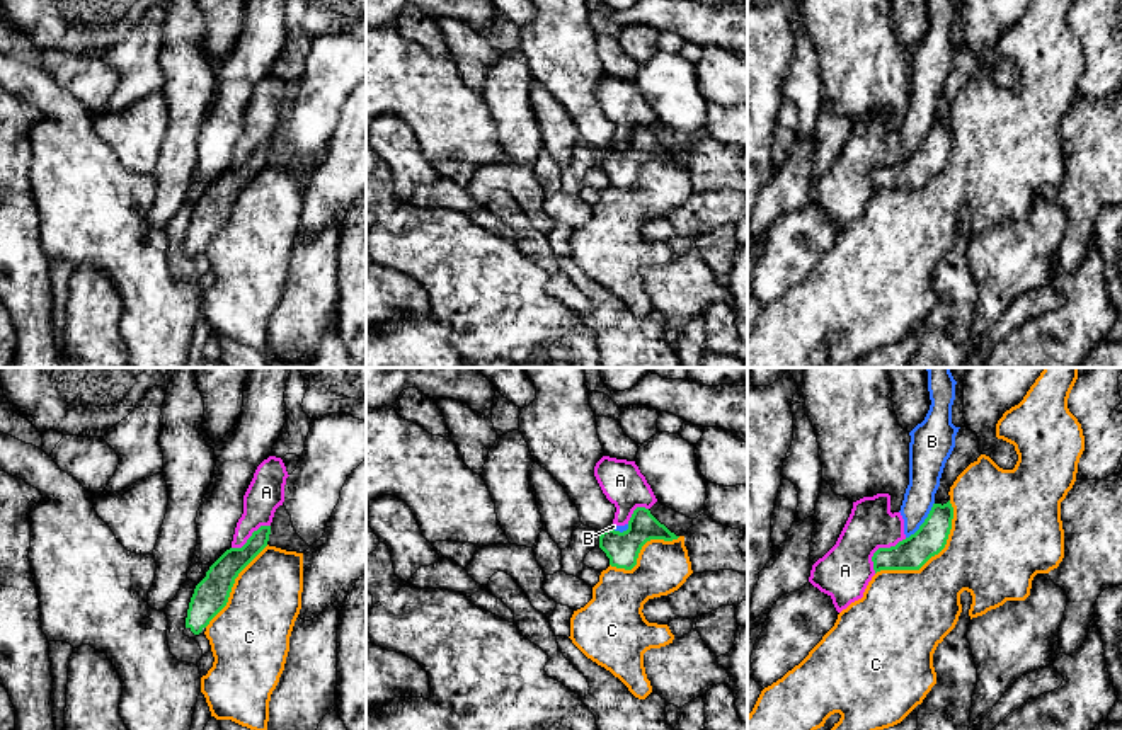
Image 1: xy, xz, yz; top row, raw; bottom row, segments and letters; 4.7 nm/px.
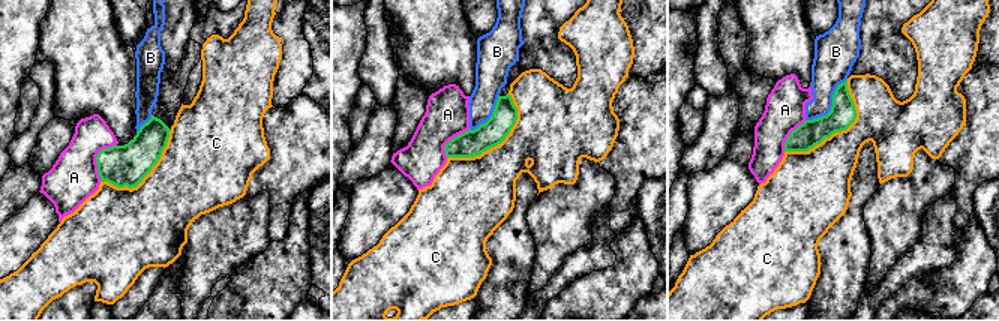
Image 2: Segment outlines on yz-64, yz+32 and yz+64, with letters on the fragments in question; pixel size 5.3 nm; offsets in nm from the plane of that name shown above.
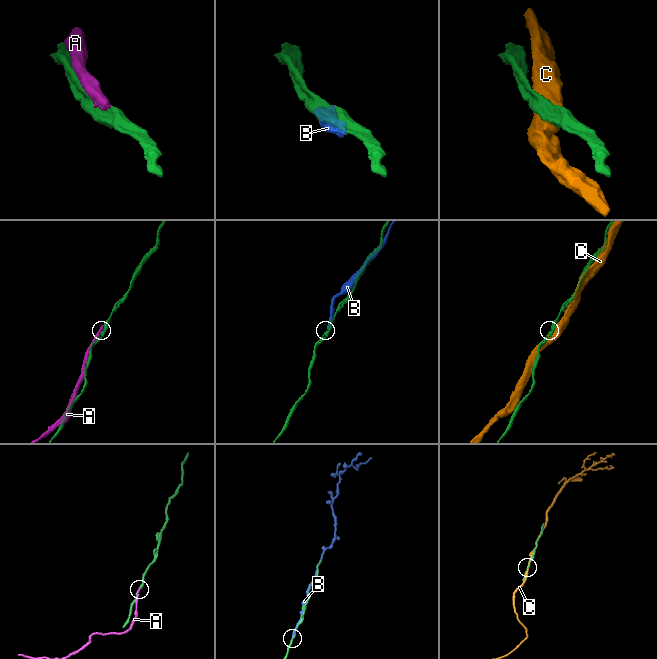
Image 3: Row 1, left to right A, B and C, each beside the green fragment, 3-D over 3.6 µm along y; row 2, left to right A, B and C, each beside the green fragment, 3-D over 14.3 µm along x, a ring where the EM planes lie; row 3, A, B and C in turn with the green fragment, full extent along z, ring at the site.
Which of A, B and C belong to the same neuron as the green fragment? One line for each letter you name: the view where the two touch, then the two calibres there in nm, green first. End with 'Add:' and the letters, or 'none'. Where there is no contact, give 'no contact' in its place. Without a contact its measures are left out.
Add: none

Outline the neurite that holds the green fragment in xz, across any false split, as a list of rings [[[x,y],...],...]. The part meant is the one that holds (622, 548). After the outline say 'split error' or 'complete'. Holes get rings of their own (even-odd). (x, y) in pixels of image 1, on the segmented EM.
[[[637,507],[628,521],[628,529],[620,533],[615,529],[601,531],[599,548],[610,558],[610,565],[632,570],[637,565],[642,546],[650,539],[673,541],[678,539],[664,524],[661,524],[649,509]]]; complete

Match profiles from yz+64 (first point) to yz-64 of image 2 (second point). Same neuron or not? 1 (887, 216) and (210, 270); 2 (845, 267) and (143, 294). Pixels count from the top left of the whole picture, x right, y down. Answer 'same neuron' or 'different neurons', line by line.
1: same neuron
2: different neurons

